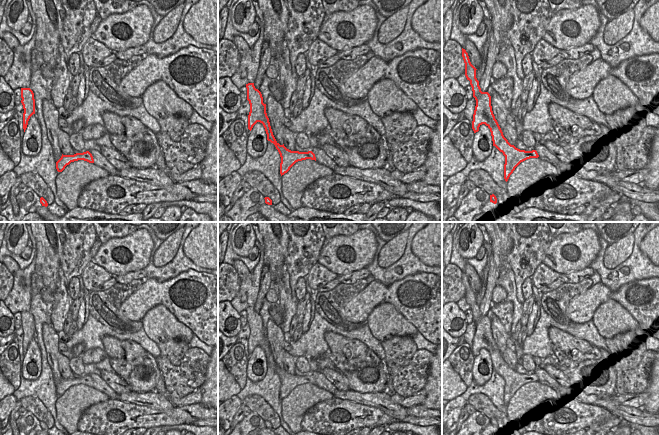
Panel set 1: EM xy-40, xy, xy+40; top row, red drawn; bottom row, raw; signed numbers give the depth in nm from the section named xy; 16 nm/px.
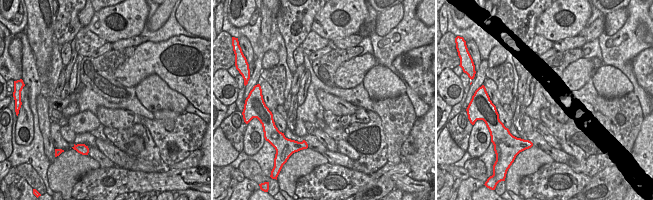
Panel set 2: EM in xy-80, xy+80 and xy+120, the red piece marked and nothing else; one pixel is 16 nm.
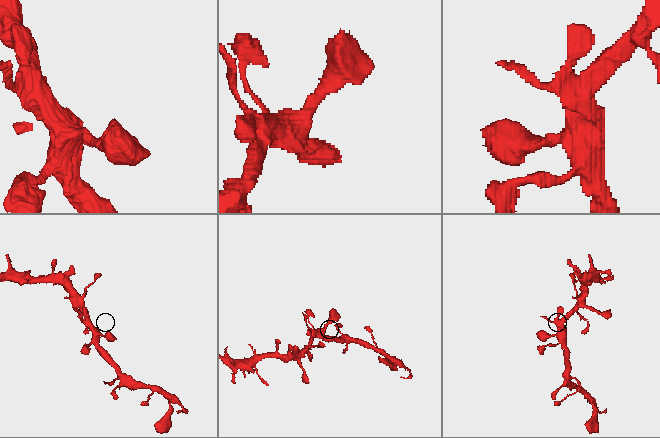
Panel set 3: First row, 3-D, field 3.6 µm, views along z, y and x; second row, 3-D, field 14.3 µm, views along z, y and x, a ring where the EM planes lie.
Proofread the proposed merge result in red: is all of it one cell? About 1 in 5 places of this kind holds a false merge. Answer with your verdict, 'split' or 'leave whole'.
leave whole

